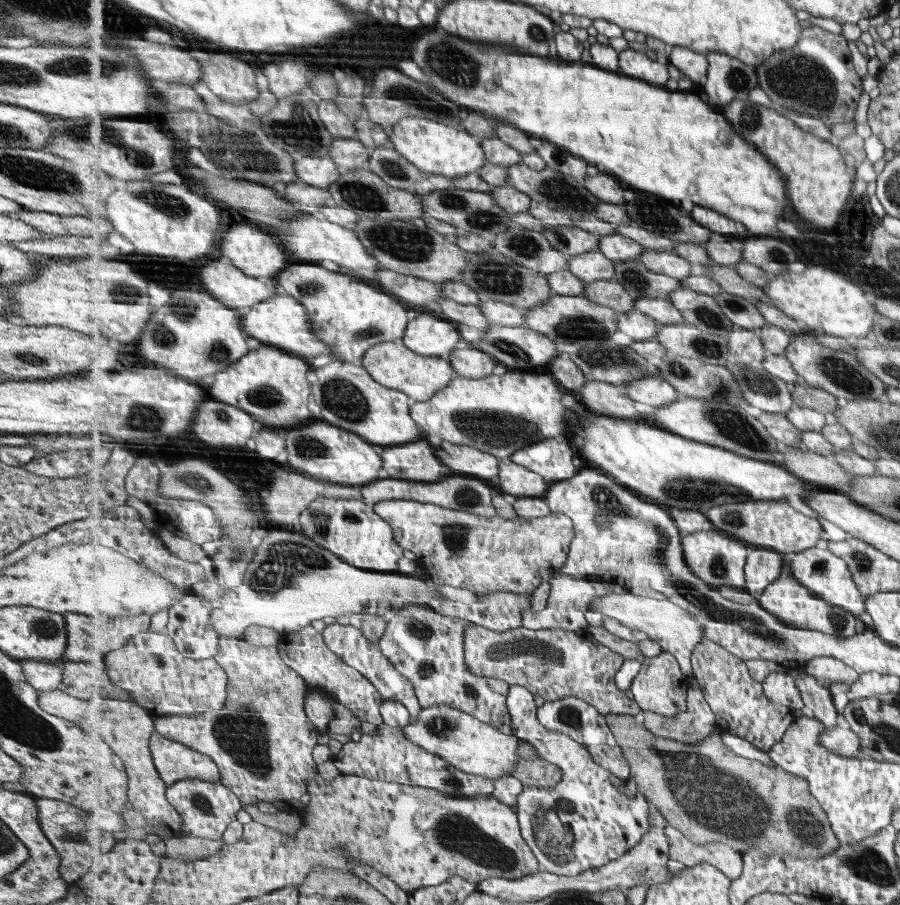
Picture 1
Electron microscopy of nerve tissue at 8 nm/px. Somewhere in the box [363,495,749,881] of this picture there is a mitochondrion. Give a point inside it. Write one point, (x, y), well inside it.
(455, 832)

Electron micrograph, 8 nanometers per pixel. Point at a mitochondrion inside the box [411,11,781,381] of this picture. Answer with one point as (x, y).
(458, 66)

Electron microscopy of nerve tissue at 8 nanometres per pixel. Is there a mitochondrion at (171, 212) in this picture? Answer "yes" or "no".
yes

